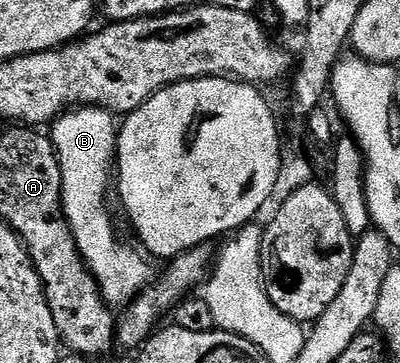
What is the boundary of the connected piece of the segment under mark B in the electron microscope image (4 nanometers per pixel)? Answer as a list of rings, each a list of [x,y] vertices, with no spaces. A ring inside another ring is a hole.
[[[78,106],[57,117],[51,139],[62,168],[62,206],[85,264],[93,271],[105,303],[125,306],[149,287],[155,272],[149,269],[150,261],[136,247],[121,244],[109,213],[109,179],[115,176],[119,131],[118,121],[113,119],[114,113],[108,108]]]

